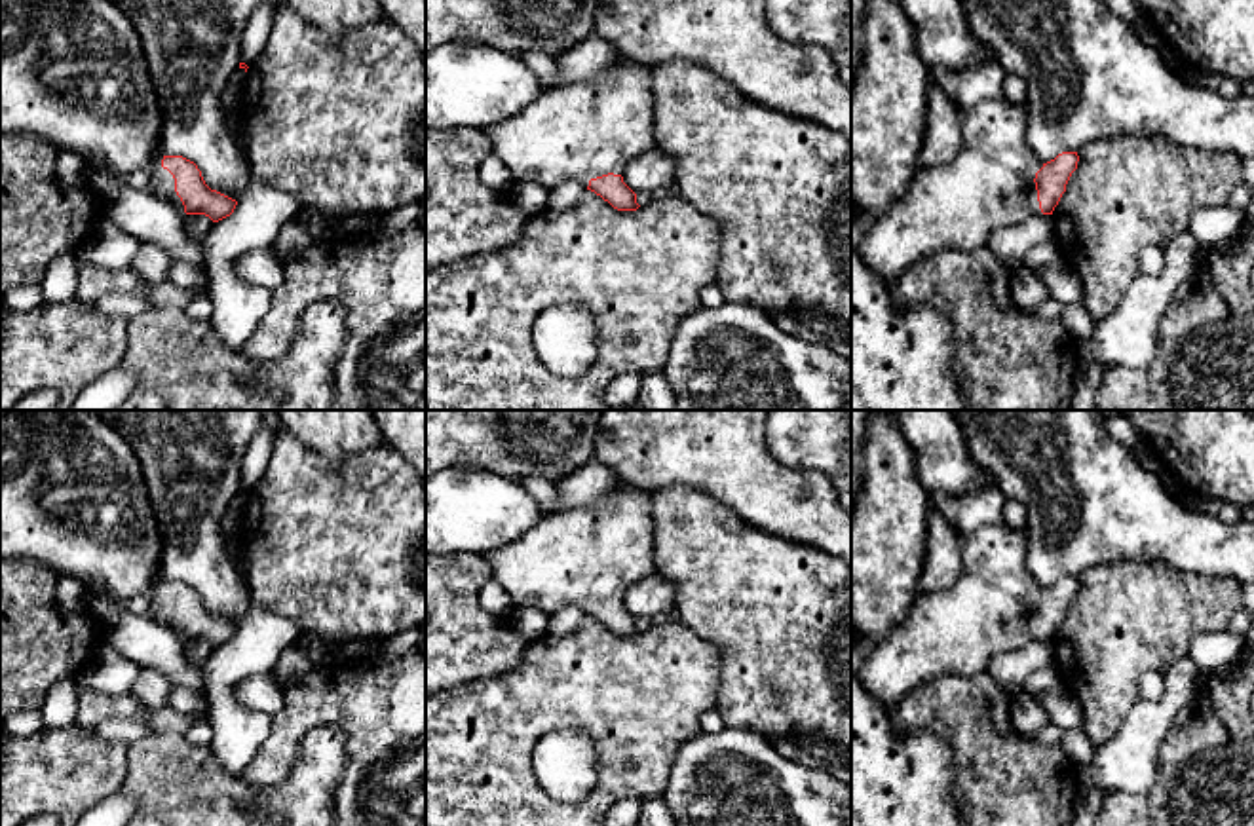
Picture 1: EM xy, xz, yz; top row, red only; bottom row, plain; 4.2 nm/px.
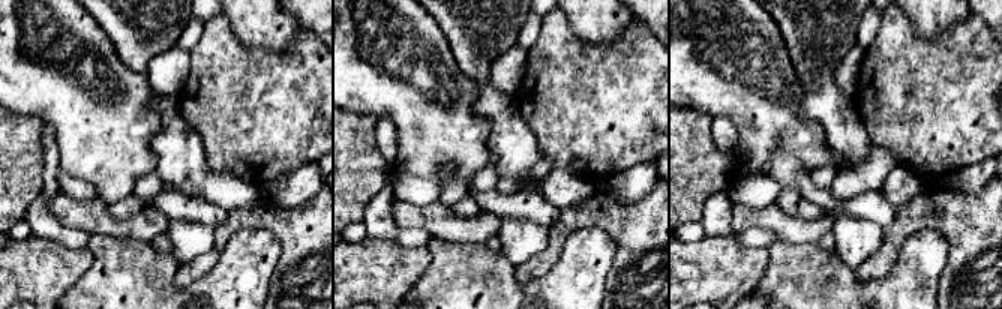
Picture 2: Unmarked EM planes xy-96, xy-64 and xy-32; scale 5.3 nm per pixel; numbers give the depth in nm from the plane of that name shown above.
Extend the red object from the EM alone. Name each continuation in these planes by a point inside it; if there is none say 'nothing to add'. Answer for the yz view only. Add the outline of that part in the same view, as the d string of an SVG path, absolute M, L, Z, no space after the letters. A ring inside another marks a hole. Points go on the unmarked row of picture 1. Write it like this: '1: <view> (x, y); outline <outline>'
1: yz (988, 610); outline M1003 520L977 528L963 543L963 572L958 581L920 594L904 621L872 644L857 672L868 693L893 712L914 687L933 678L980 676L994 655L1043 640L1034 608L1043 589L1028 573L1026 553L1026 535Z

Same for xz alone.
1: xz (584, 555); outline M625 480L602 501L545 515L517 541L484 556L490 579L505 589L515 608L542 610L551 615L576 606L589 611L591 604L614 598L656 572L652 494Z

